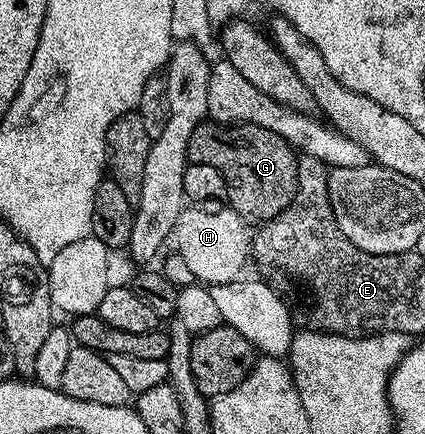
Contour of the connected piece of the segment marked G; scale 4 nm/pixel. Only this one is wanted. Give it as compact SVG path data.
M205 121L190 133L188 162L211 165L226 181L227 206L242 216L245 223L259 225L278 217L294 201L298 189L297 152L278 133L249 123L225 125Z

